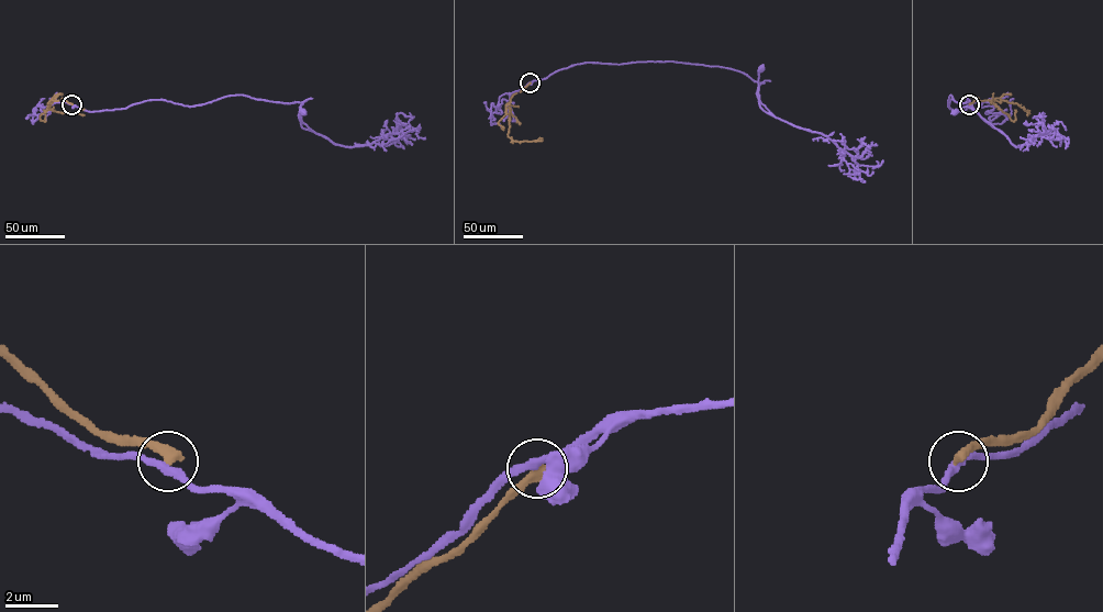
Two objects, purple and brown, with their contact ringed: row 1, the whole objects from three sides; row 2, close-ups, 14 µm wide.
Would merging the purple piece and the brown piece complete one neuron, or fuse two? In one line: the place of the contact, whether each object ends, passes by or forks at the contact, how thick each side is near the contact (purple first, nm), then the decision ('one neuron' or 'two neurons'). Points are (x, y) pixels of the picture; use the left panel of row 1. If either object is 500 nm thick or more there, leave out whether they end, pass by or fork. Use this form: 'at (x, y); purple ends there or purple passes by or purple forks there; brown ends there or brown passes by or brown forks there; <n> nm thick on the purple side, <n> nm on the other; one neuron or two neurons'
at (71, 104); purple passes by; brown ends there; 280 nm thick on the purple side, 400 nm on the other; two neurons

